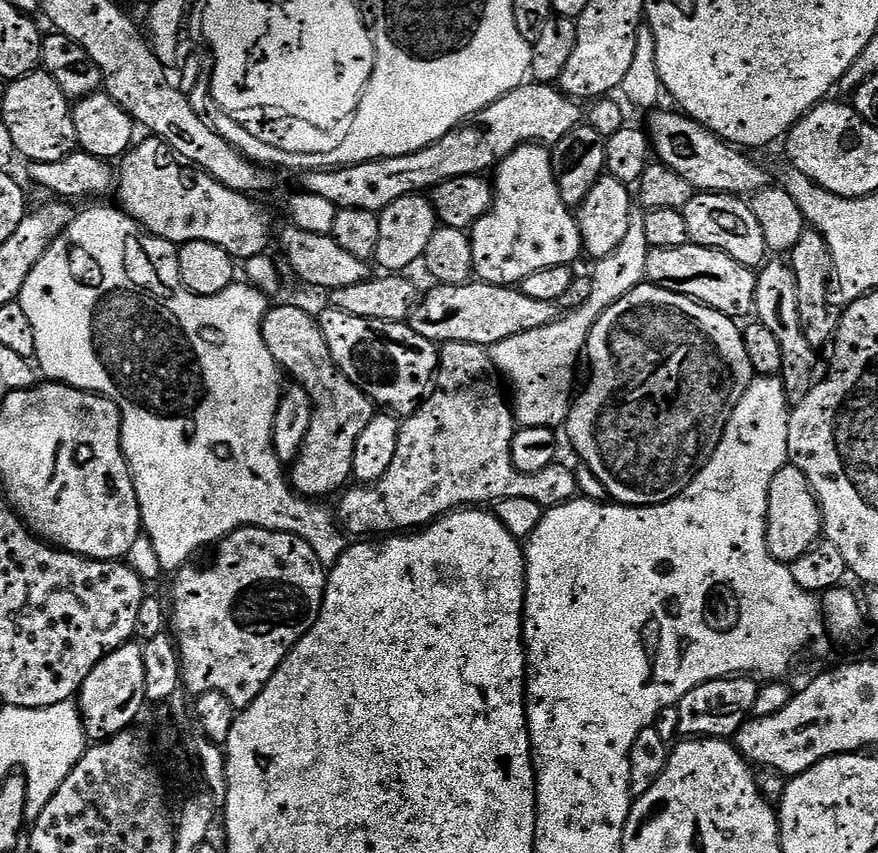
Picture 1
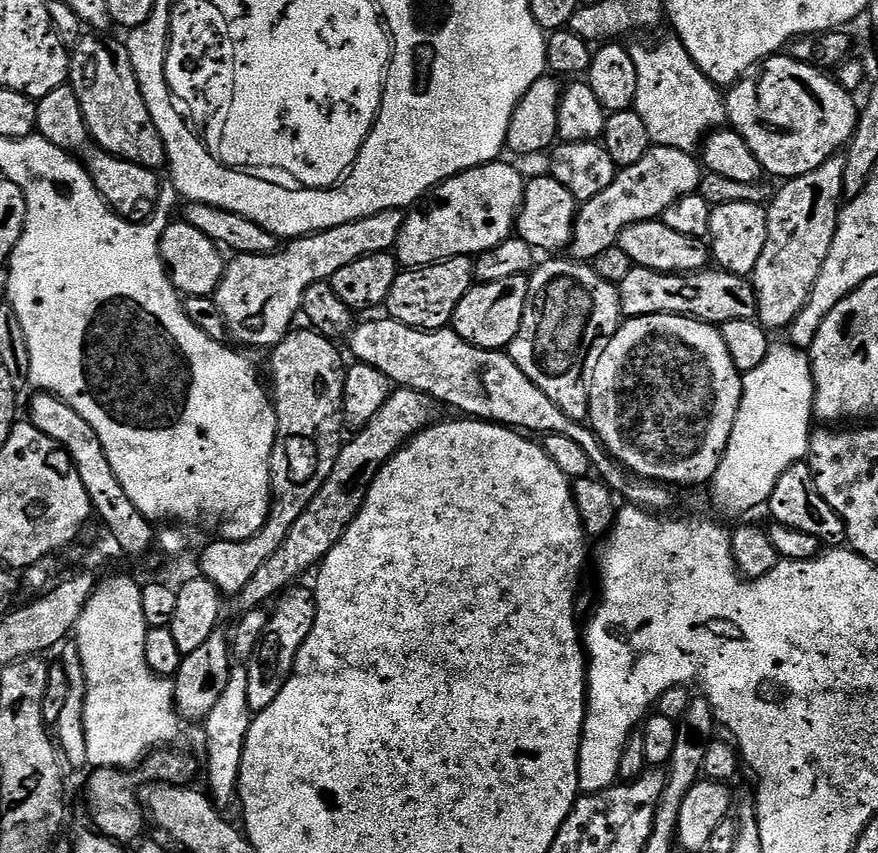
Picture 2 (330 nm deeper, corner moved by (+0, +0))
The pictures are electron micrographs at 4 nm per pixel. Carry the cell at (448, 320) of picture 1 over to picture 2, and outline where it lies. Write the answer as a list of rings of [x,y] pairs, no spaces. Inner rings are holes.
[[[632,267],[630,274],[622,278],[619,287],[621,310],[625,317],[653,316],[670,314],[671,316],[692,316],[708,324],[722,325],[735,320],[755,320],[756,292],[752,289],[751,279],[747,276],[730,274],[723,270],[701,270],[699,272],[659,272],[649,268]]]

